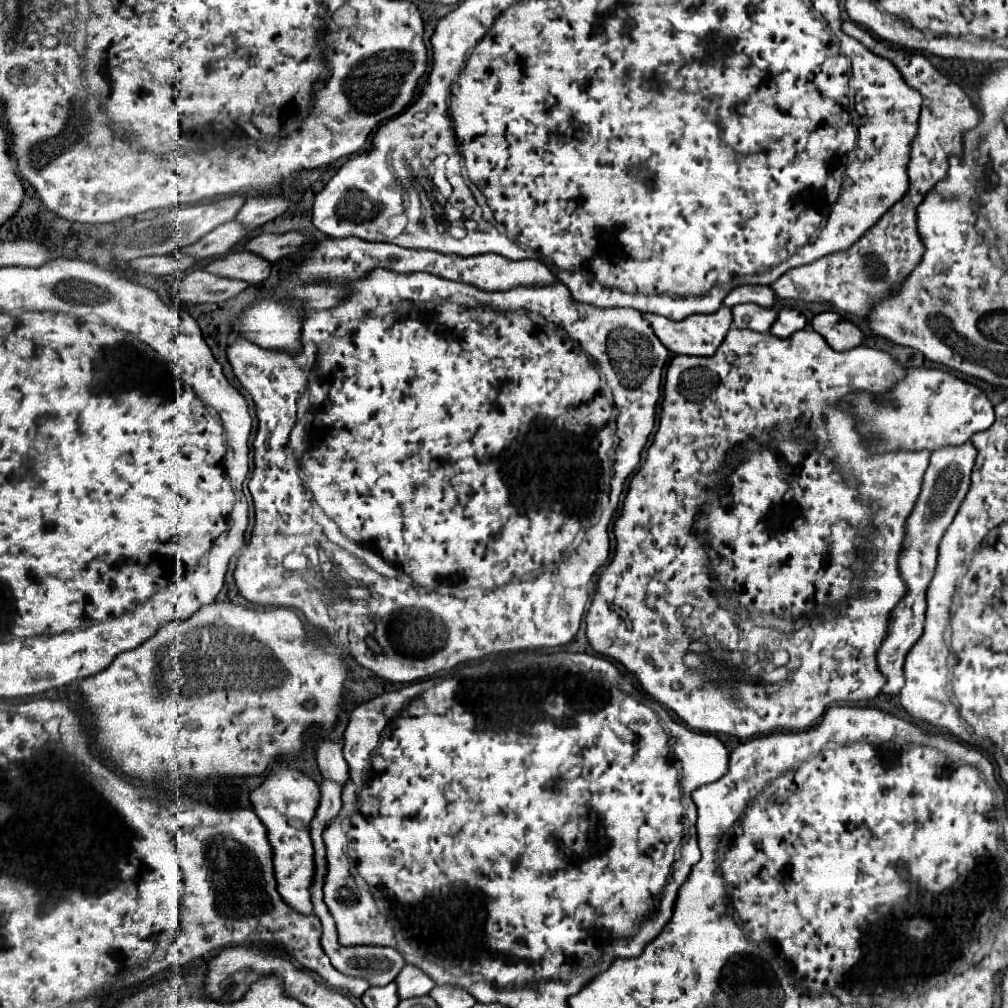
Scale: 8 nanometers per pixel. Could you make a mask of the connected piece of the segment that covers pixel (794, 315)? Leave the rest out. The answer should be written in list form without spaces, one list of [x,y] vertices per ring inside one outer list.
[[[783,307],[783,309],[779,311],[777,321],[775,321],[773,327],[771,327],[771,333],[777,335],[777,337],[789,337],[791,333],[803,329],[805,325],[807,325],[807,319],[805,319],[805,315],[803,315],[801,311]]]

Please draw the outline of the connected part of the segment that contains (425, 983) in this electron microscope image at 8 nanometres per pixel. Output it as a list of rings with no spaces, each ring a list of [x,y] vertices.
[[[405,965],[401,969],[401,973],[397,975],[395,983],[397,983],[399,999],[427,995],[435,987],[435,981],[425,971],[421,971],[419,967],[413,967],[413,965]]]

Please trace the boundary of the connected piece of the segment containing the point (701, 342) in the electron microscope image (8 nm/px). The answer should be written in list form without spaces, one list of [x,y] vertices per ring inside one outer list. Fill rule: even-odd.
[[[725,305],[719,311],[715,311],[715,313],[709,313],[709,315],[691,315],[687,319],[683,319],[683,321],[671,321],[667,317],[651,315],[651,313],[647,313],[645,317],[649,319],[655,335],[661,339],[661,343],[669,351],[673,351],[677,355],[699,355],[699,357],[711,357],[717,351],[717,347],[721,345],[725,333],[729,331],[729,327],[733,323],[731,309],[725,307]]]

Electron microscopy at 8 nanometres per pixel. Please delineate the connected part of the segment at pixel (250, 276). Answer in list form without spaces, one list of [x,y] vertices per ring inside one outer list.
[[[233,251],[213,259],[205,269],[215,275],[241,279],[241,281],[247,281],[249,285],[259,285],[269,277],[271,263],[251,251]]]

